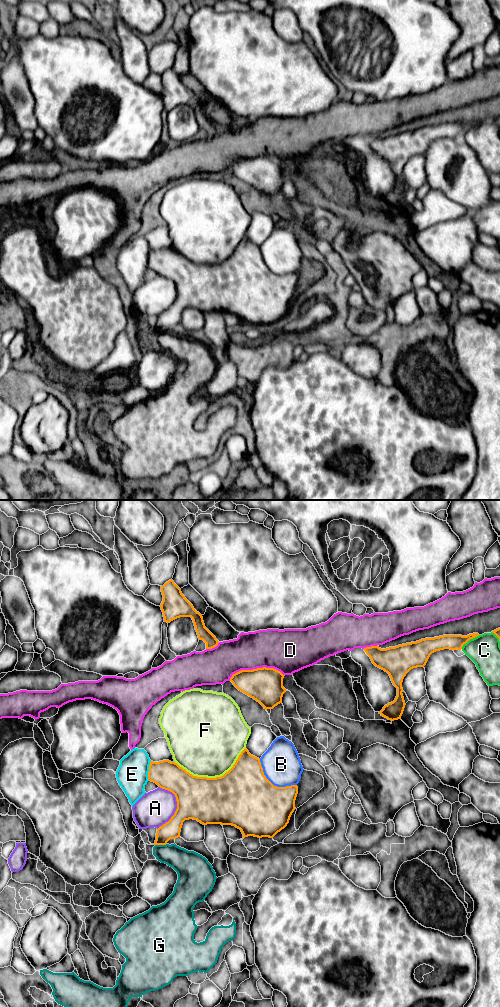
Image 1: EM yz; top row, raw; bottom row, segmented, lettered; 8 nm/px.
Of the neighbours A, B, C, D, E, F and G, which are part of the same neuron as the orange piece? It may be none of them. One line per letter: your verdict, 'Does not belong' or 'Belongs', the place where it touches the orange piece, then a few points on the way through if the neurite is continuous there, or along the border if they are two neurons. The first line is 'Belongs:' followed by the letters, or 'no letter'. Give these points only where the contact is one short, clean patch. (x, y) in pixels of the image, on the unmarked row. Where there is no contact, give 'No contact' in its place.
Belongs: no letter
A: Does not belong. Touches orange at yz (177, 294)
B: Does not belong. Touches orange at yz (271, 271)
C: Does not belong. Touches orange at yz (469, 127)
D: Does not belong. Touches orange at yz (255, 157)
E: Does not belong. Touches orange at yz (149, 259)
F: Does not belong. Touches orange at yz (212, 266)
G: Does not belong. Touches orange at yz (160, 332). Boundary: yz (166, 331), (155, 333)

